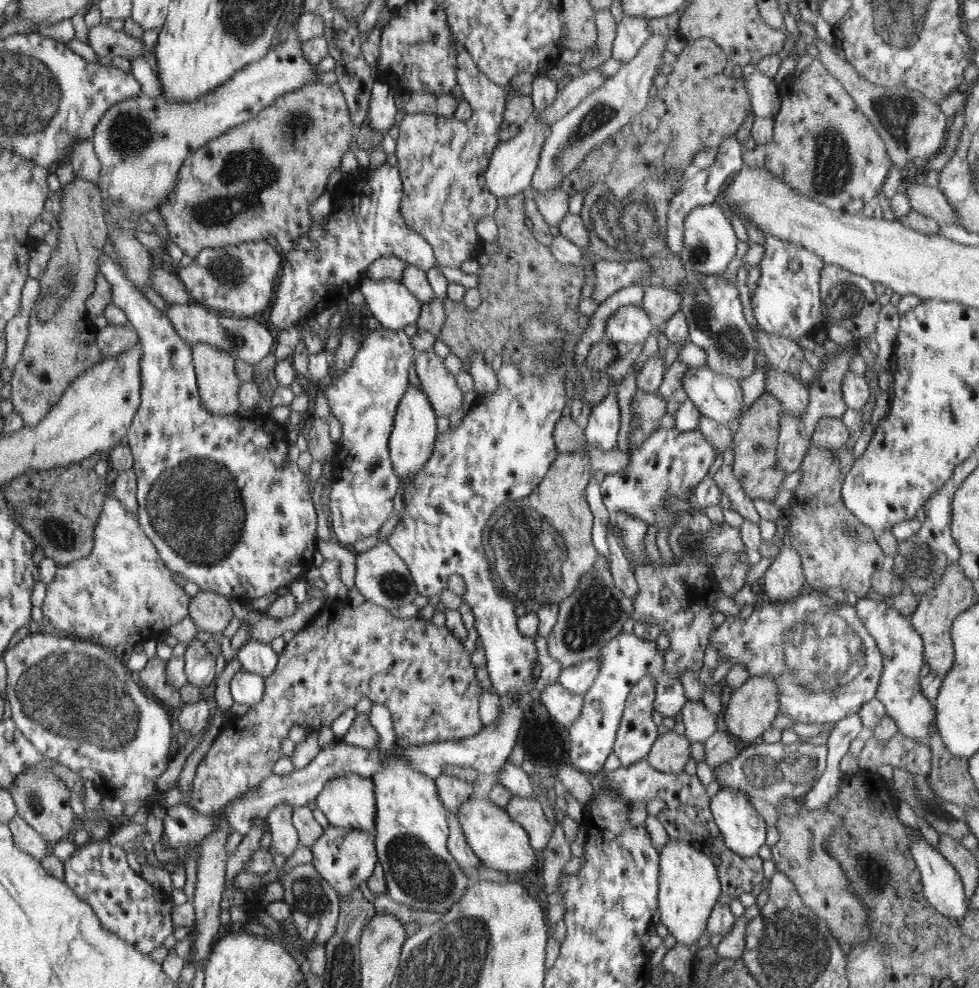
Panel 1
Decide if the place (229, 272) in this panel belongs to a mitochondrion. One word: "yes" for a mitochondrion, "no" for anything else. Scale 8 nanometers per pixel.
yes

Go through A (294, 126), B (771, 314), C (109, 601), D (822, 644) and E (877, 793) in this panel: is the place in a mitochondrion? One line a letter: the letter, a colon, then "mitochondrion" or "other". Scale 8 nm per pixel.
A: mitochondrion
B: other
C: other
D: mitochondrion
E: other

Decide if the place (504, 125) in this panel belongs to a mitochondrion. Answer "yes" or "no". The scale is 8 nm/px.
no

